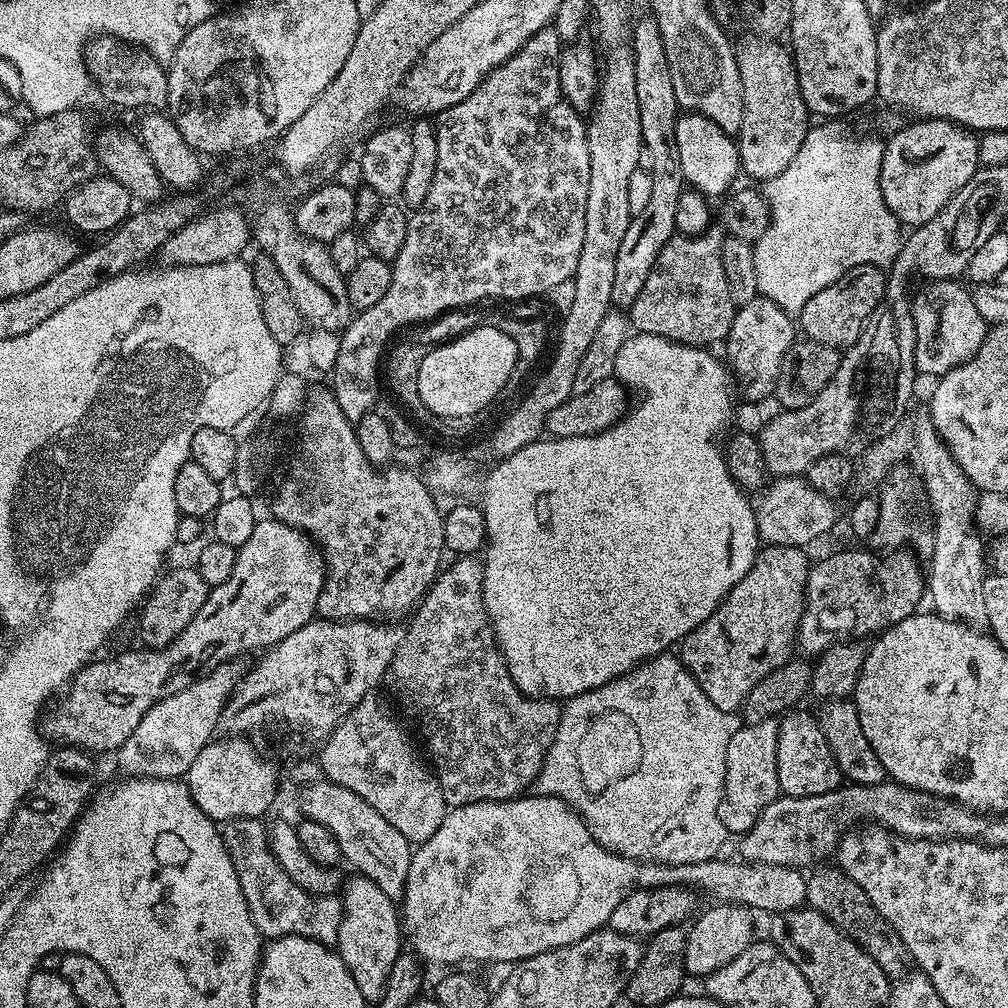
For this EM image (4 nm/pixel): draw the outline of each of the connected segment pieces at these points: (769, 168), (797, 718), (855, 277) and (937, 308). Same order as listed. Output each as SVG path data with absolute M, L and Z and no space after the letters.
M760 38L749 48L740 48L736 54L742 78L742 126L738 133L740 166L743 175L765 182L790 166L794 154L802 145L810 127L810 113L798 86L796 61L791 51L780 42Z
M791 710L778 720L778 782L786 796L821 796L841 787L840 767L820 729L819 719L808 712Z
M872 264L858 265L842 274L836 282L826 286L812 298L798 315L798 328L807 339L825 344L827 348L843 350L856 340L868 315L880 305L886 287L886 276L879 267Z
M959 279L934 280L923 285L920 293L911 297L912 317L916 331L914 362L917 373L931 378L946 375L954 366L964 364L980 349L990 325L978 314L971 291L960 285Z

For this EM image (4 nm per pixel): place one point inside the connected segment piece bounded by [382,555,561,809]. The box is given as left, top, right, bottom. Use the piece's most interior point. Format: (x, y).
(487, 740)

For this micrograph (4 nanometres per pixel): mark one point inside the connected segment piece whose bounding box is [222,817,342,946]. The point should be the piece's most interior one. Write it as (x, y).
(280, 907)

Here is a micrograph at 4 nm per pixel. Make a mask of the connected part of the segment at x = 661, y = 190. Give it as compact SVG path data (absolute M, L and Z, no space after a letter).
M644 14L644 17L637 19L635 23L632 24L632 53L634 54L634 87L638 89L638 118L642 121L642 142L645 148L651 151L651 156L653 158L654 164L647 172L652 175L650 178L651 183L651 193L650 198L646 207L642 210L638 210L632 217L630 226L626 226L626 234L622 238L622 246L618 246L618 259L614 261L614 294L612 295L613 305L620 310L631 309L634 298L638 298L638 290L642 290L642 282L646 282L646 278L650 275L650 270L654 270L654 262L658 258L658 254L662 250L662 246L666 246L666 242L671 240L674 233L676 232L676 227L674 226L674 209L678 206L678 198L681 193L686 190L686 185L684 183L684 175L682 174L682 166L678 162L678 142L676 141L676 118L678 113L681 111L681 106L679 102L674 98L674 81L670 78L670 66L666 62L666 50L662 46L662 38L660 37L660 31L658 30L658 22L651 14Z

